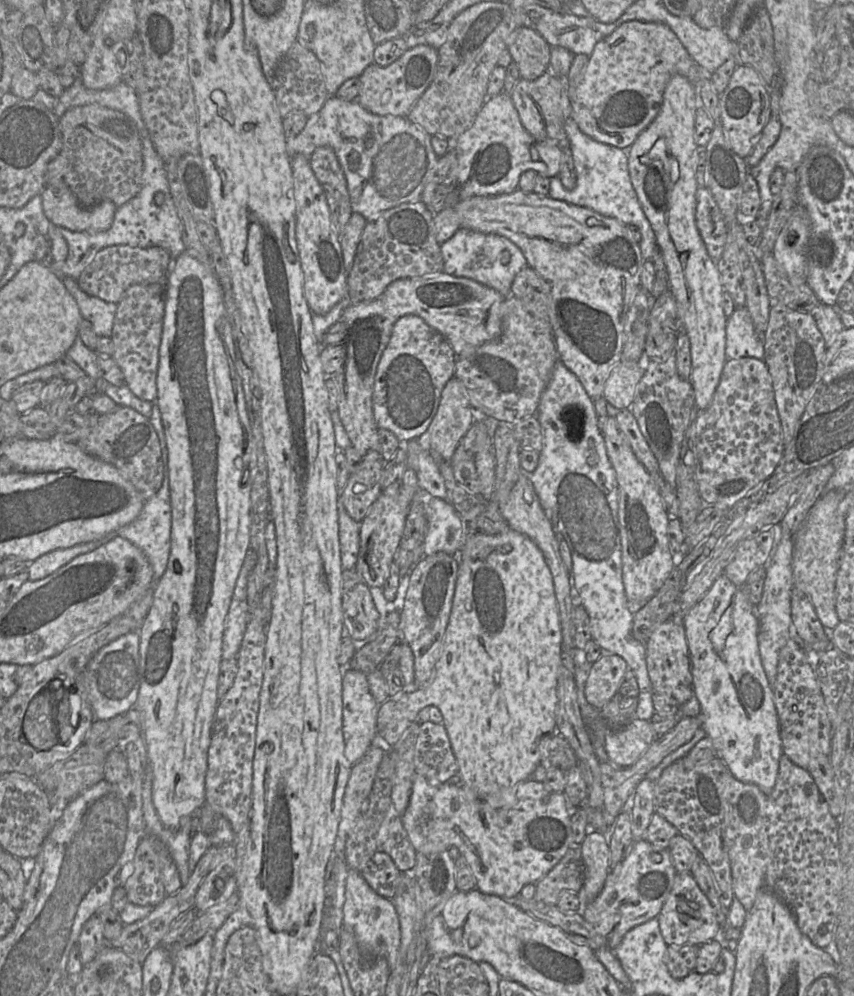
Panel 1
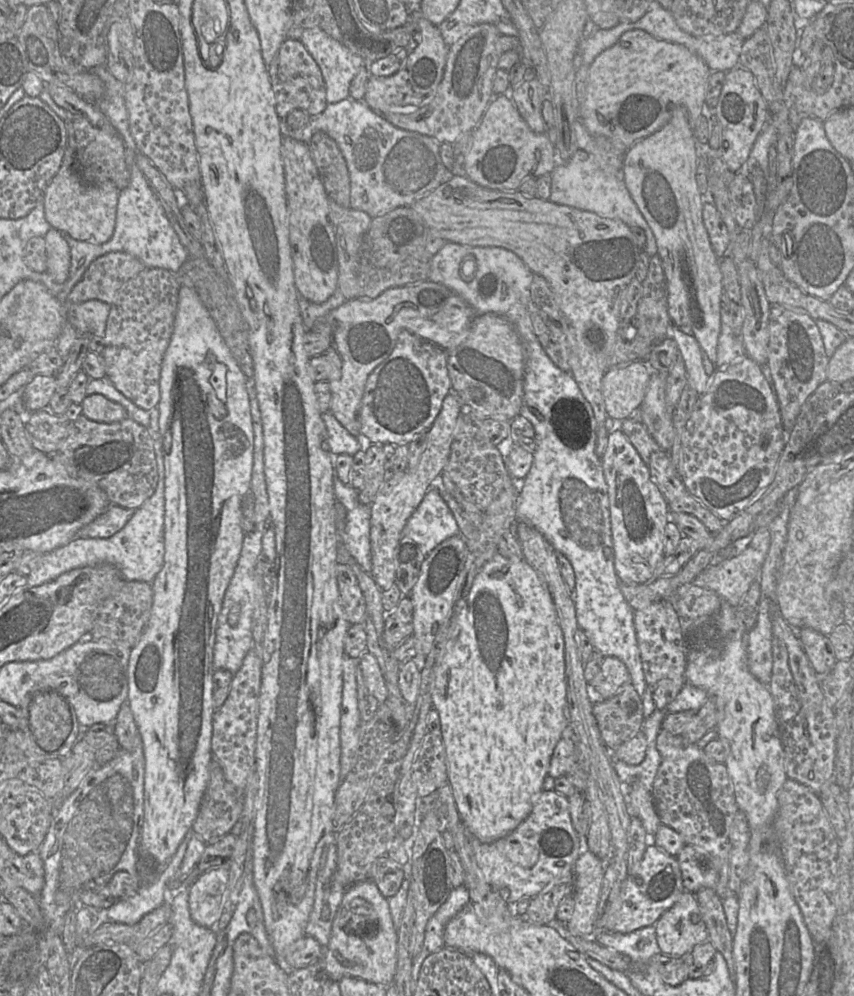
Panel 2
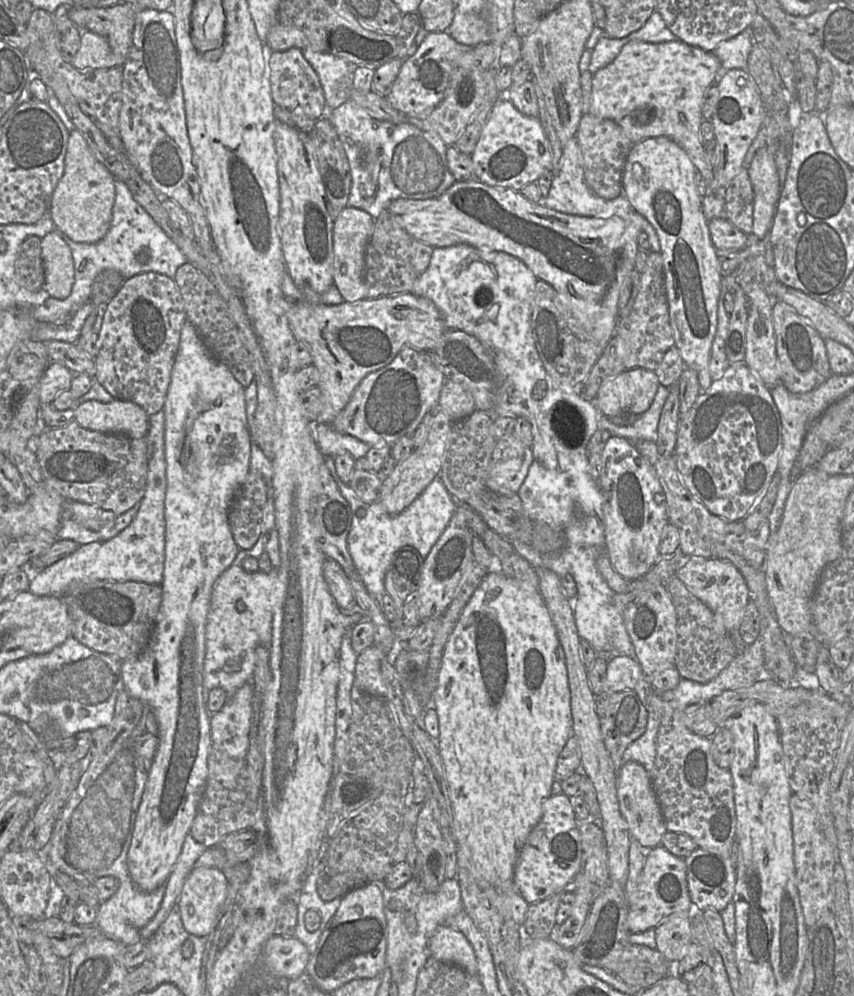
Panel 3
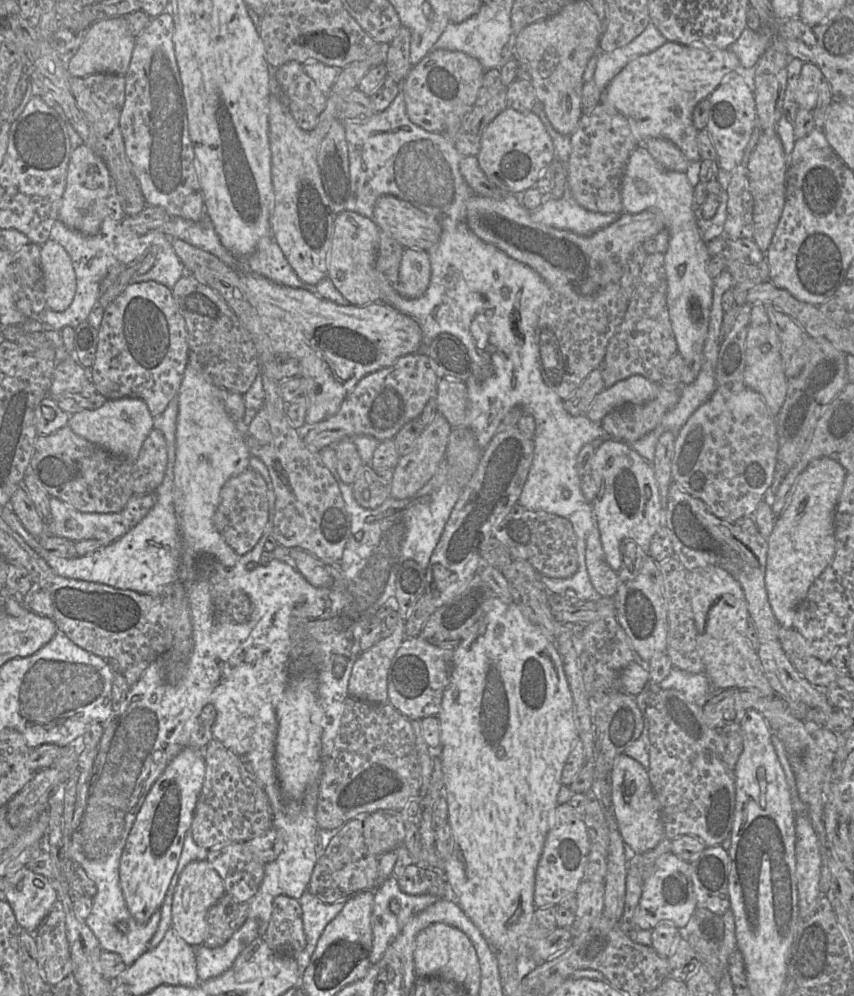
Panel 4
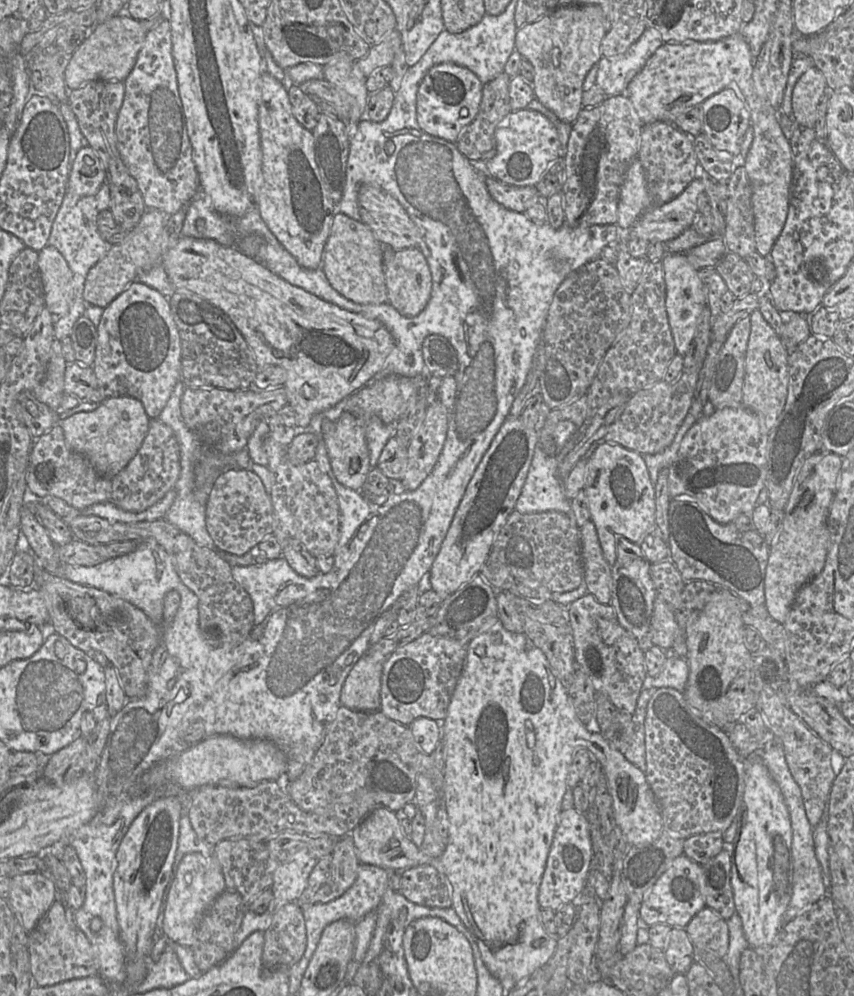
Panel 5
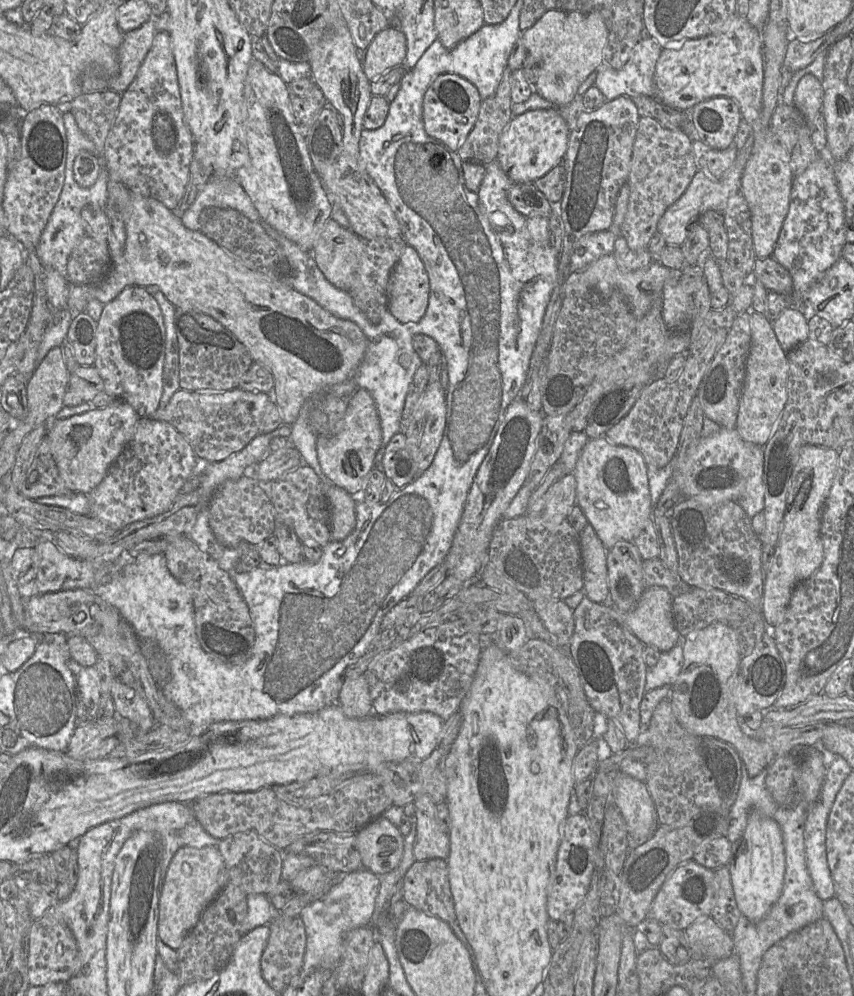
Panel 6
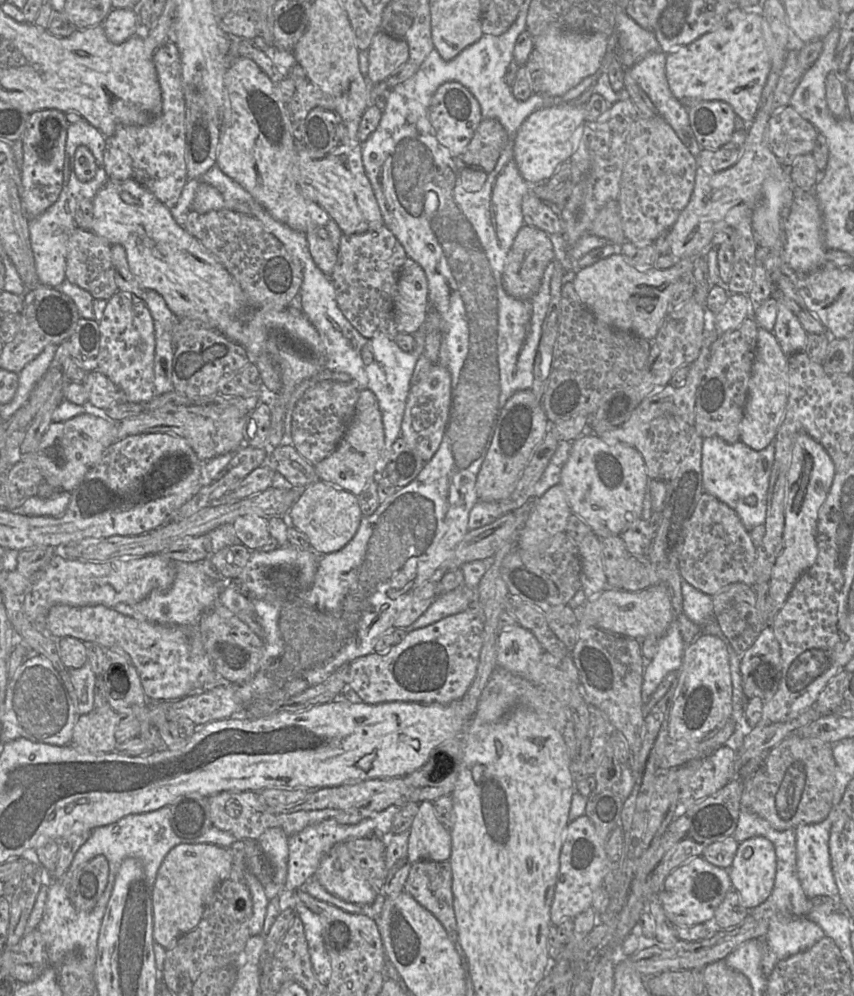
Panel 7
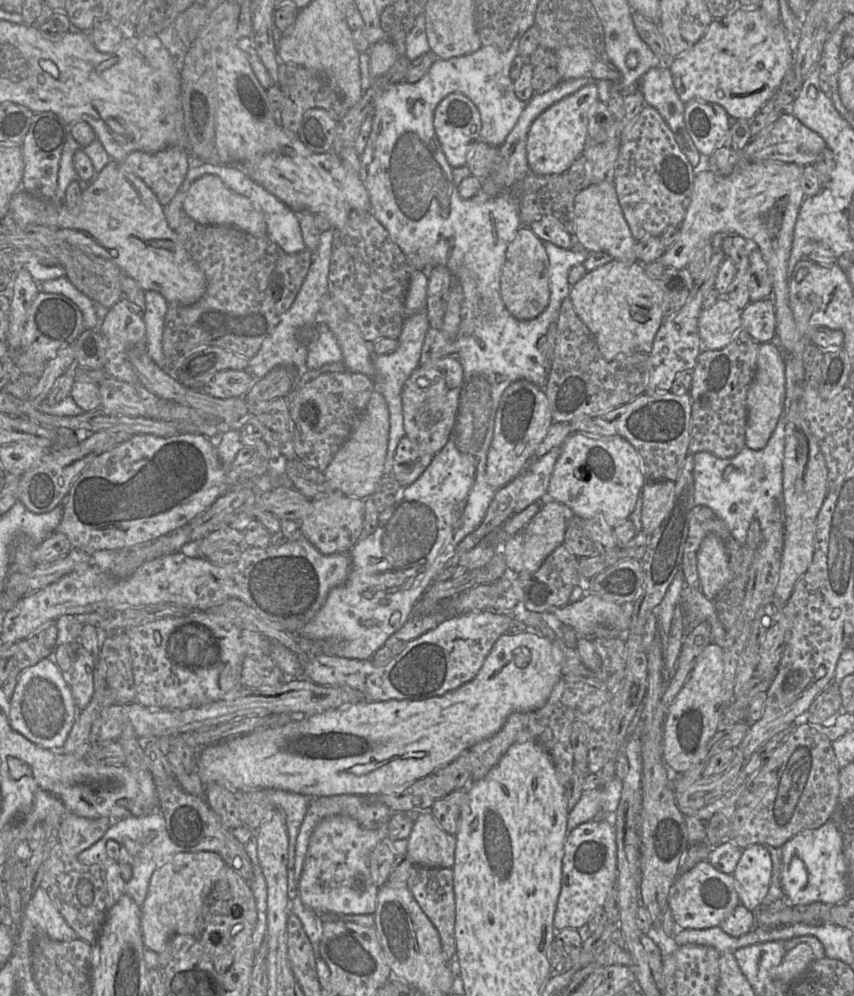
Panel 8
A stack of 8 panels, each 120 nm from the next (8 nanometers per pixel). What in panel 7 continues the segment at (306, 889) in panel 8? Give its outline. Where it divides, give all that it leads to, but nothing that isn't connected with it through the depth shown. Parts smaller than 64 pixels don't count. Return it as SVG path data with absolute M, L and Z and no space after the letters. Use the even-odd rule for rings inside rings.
M345 842L330 849L314 878L330 894L360 906L370 906L379 893L353 866L353 859Z

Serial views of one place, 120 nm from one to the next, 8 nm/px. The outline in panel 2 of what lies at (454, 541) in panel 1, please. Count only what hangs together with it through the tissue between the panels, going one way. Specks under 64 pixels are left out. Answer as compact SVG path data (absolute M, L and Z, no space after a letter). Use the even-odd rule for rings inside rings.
M434 484L402 530L402 537L416 542L425 557L441 542L459 534L456 520Z

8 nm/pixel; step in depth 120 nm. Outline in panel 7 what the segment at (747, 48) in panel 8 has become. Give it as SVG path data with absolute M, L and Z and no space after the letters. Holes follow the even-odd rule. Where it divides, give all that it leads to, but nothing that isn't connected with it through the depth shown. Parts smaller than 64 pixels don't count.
M731 9L709 32L666 54L665 72L673 95L686 108L702 101L728 103L744 122L753 122L771 68L759 13Z

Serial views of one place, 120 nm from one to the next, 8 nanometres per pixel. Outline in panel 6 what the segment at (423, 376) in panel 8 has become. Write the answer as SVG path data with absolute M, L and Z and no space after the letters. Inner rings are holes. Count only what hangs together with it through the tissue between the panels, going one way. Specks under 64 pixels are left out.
M440 382L428 383L410 423L403 431L407 449L414 460L418 475L431 465L440 446L446 426L446 390Z

